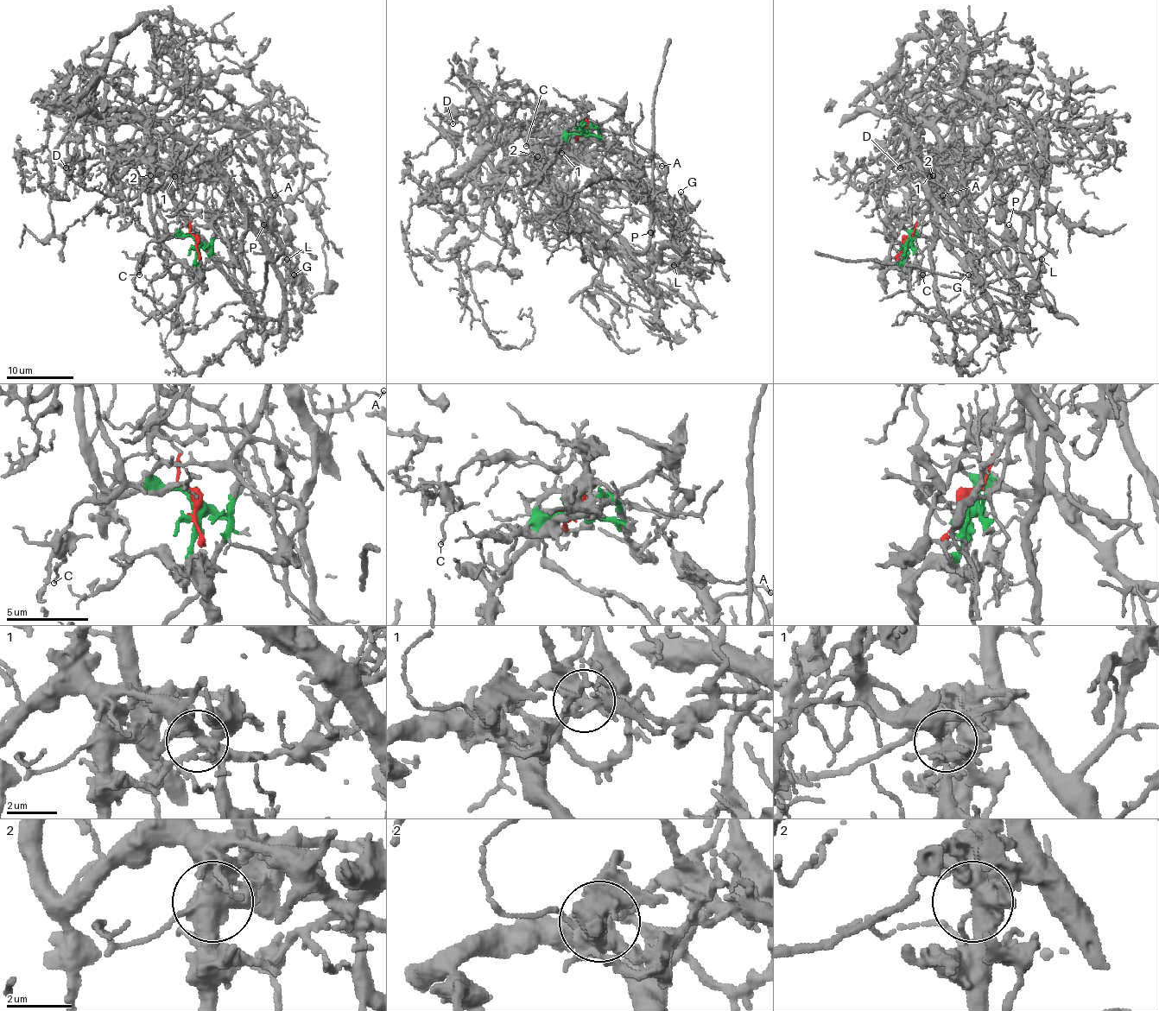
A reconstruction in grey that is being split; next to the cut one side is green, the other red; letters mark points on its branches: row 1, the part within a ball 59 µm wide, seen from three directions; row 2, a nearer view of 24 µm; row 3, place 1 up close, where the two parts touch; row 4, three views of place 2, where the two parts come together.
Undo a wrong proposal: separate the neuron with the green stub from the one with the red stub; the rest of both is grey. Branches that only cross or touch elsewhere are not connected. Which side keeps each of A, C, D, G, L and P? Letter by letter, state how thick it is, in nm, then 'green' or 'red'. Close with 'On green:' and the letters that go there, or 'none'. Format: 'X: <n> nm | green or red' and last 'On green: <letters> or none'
A: 80 nm | green
C: 80 nm | green
D: 170 nm | green
G: 150 nm | green
L: 280 nm | green
P: 110 nm | red
On green: A, C, D, G, L

